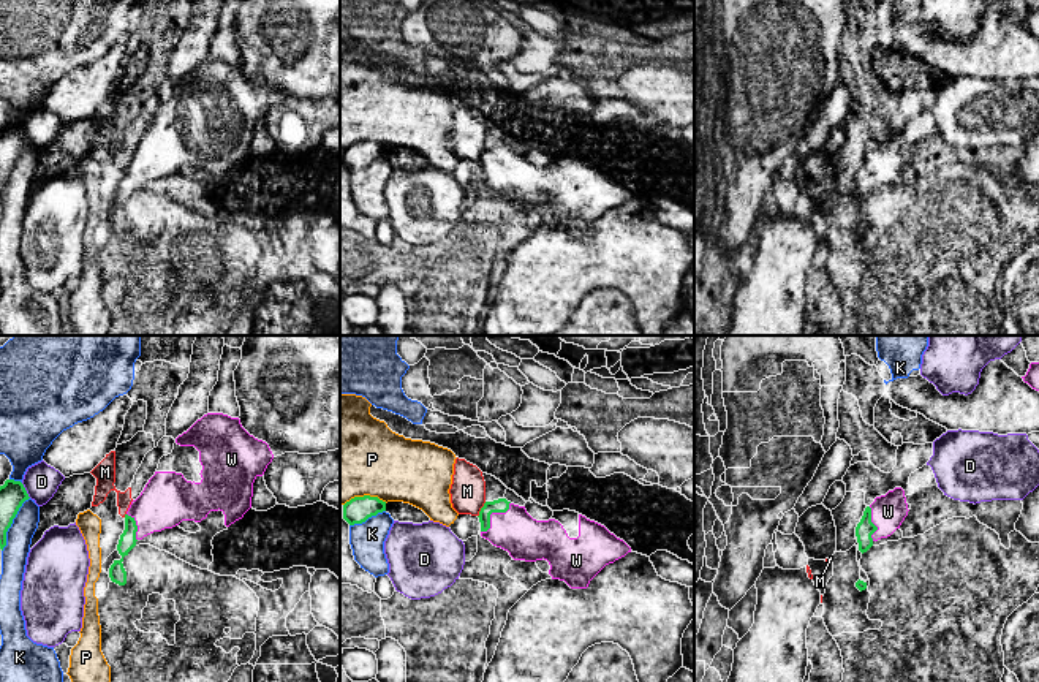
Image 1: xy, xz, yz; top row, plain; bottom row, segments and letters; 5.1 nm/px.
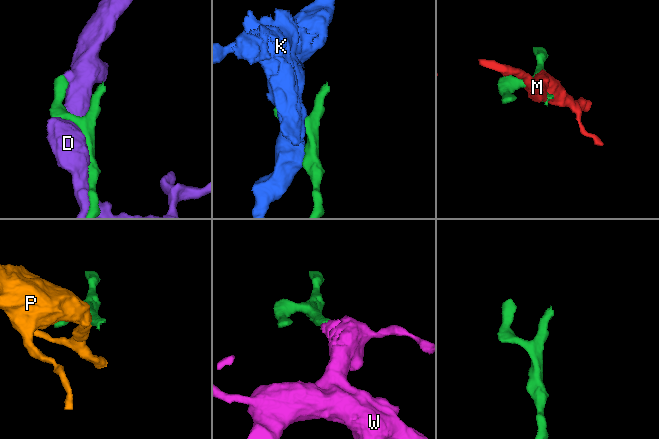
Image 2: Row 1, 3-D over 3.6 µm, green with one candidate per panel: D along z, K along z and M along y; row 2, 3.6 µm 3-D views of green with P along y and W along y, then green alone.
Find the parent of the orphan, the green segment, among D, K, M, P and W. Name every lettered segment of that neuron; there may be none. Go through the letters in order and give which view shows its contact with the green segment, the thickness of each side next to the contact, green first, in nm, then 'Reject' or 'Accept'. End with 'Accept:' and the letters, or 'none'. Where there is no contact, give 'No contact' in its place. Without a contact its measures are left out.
D: Touches green in xy. Thickness 140 nm (green) against 180 nm. Reject
K: Touches green in xy. Thickness 140 nm (green) against 130 nm. Reject
M: Touches green in xz. Thickness 80 nm (green) against 180 nm. Reject
P: Touches green in xz. Thickness 140 nm (green) against 480 nm. Reject
W: Touches green in xz. Thickness 80 nm (green) against 220 nm. Accept
Accept: W

